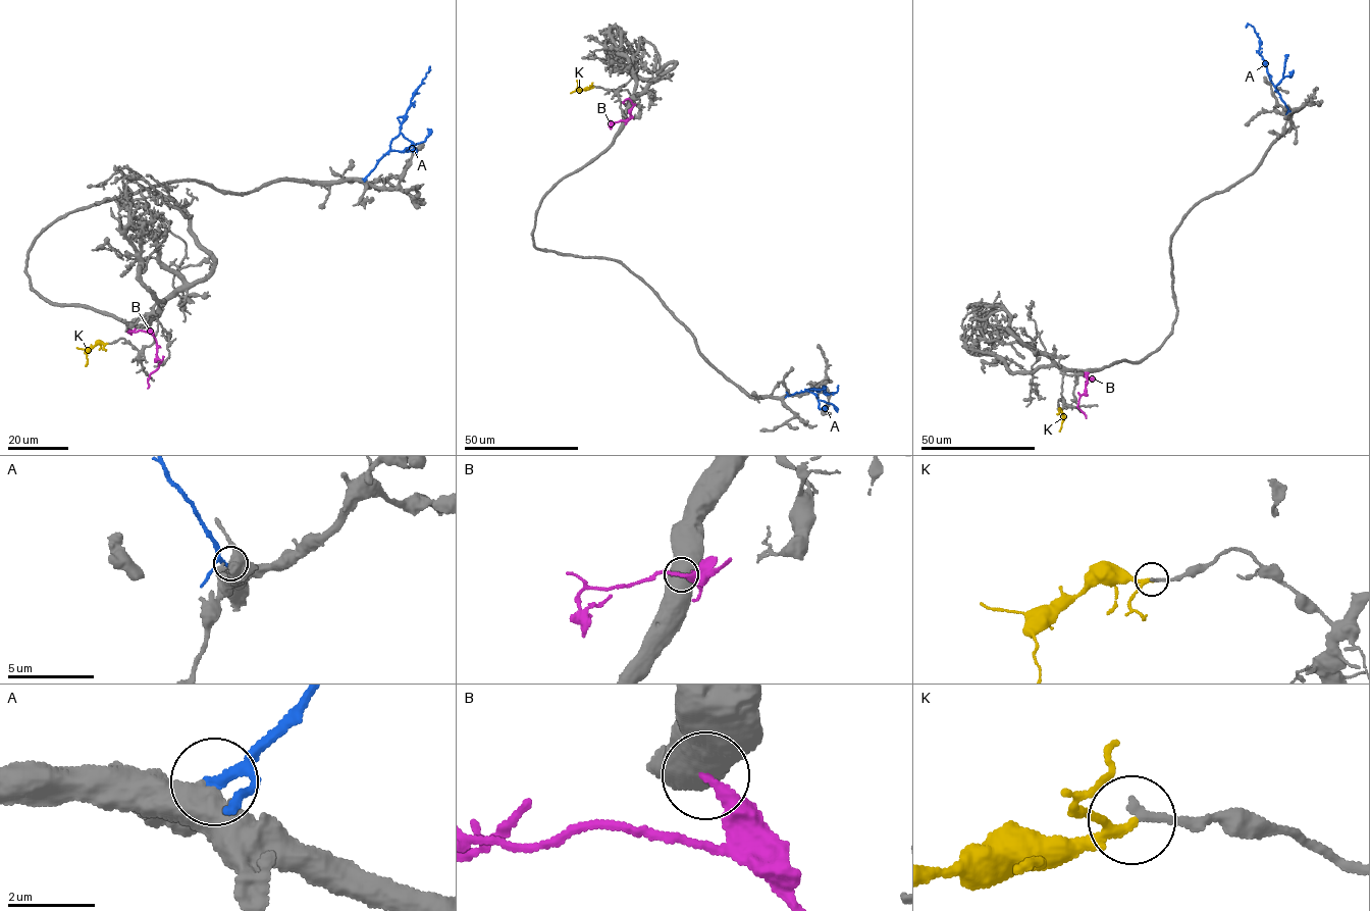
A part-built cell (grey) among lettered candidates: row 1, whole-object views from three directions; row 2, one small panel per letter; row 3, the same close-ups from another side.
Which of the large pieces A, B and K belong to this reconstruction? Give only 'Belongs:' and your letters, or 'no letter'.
Belongs: K

